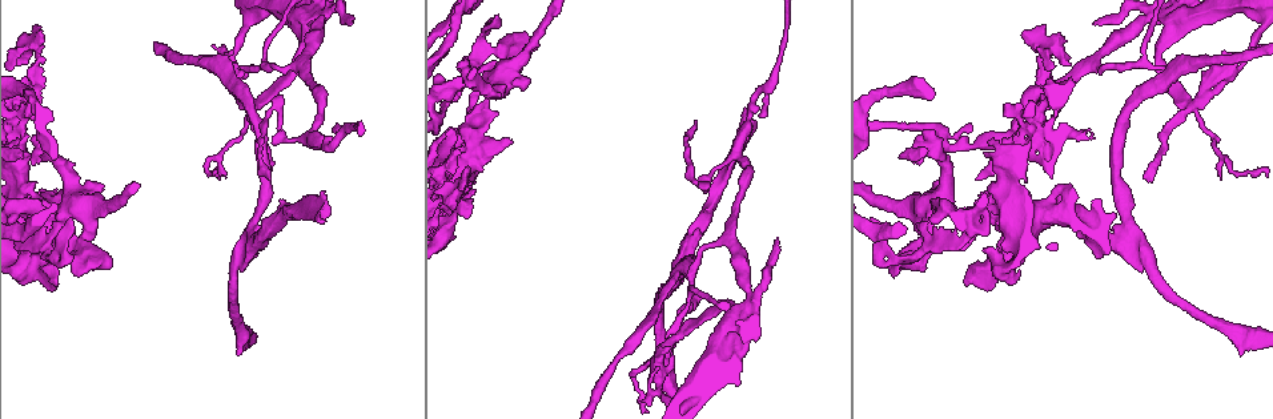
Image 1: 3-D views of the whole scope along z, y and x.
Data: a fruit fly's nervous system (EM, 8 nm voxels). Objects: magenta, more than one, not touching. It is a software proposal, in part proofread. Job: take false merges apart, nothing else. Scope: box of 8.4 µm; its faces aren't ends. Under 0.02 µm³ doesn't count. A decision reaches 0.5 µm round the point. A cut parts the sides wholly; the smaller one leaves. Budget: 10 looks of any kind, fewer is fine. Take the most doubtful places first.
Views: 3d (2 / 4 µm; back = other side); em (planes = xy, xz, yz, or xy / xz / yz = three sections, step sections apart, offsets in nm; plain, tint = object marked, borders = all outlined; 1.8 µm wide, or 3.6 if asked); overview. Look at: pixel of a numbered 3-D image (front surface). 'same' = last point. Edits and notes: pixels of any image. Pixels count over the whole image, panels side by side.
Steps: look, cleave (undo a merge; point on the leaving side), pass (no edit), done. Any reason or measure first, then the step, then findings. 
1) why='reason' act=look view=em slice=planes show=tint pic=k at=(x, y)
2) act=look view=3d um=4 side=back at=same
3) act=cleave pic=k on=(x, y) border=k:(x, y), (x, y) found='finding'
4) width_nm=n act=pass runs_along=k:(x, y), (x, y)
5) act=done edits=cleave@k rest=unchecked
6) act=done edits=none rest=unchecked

why='four-way junction' act=look view=em slice=planes show=borders pic=1 at=(1180, 25)

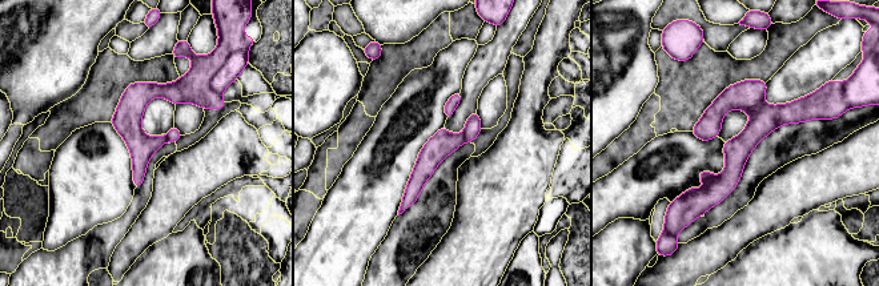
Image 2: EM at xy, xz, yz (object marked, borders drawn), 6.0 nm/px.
width_nm=150 act=pass runs_along=2:(809, 103), (771, 116), (706, 198), (683, 198) found='continuous, no second neuron'

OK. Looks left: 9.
why='sudden change in width' act=look view=em slice=planes show=borders pic=1 at=(56, 230)

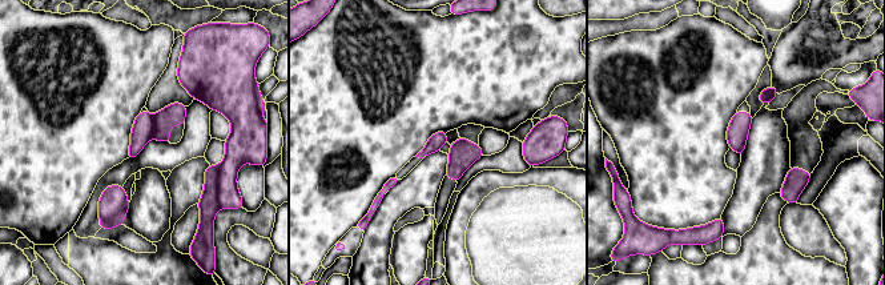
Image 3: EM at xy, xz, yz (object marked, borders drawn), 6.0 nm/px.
act=cleave pic=3 on=(242, 145) border=3:(218, 165), (217, 189) found='a second neuron is stuck on'

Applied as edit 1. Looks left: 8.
act=look view=3d um=2 pic=1 at=(1093, 54)

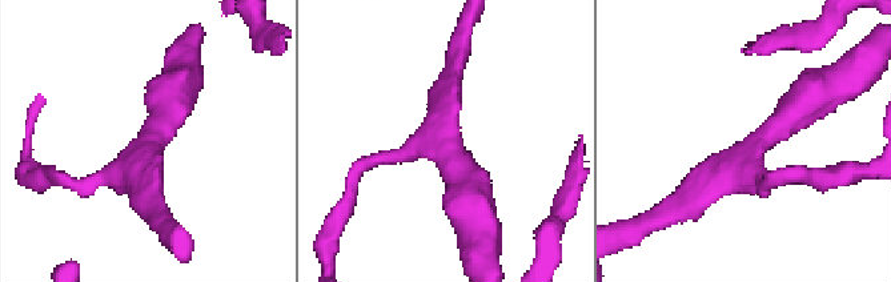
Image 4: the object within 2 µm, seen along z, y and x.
arms=3 why='need the tissue' act=look view=em slice=planes show=plain pic=4 at=(745, 144)

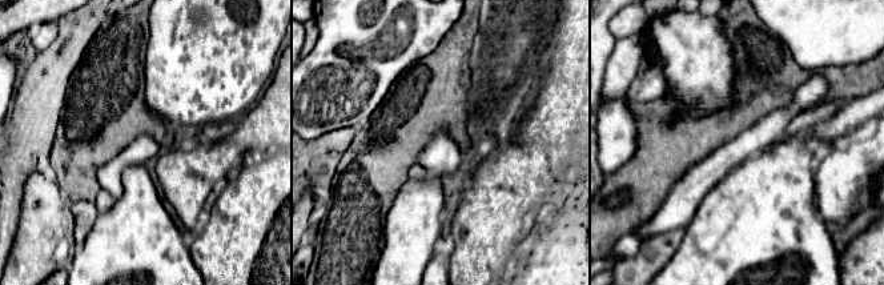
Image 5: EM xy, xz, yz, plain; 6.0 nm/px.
why='see the neighbours' act=look view=em slice=planes show=borders at=same

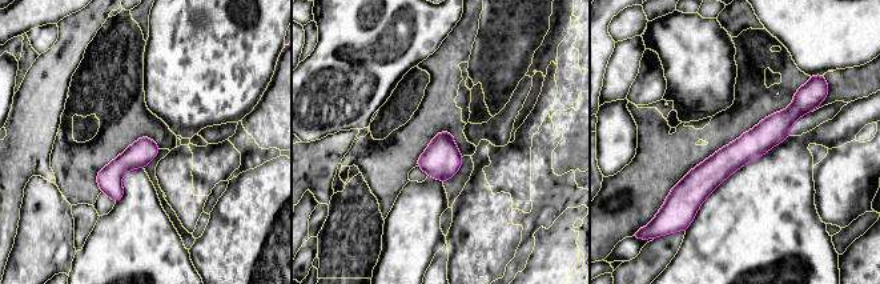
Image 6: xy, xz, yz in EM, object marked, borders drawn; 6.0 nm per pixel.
act=pass found='continuous, no second neuron'

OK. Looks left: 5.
why='narrows sharply' act=look view=em slice=planes show=plain pic=1 at=(35, 54)

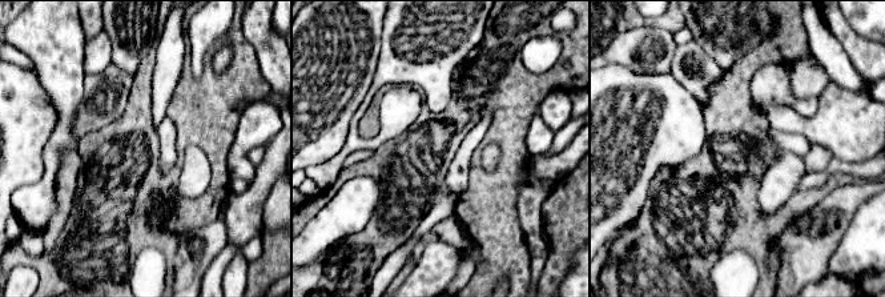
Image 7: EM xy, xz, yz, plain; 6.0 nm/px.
why='with the object marked' act=look view=em slice=planes show=tint at=same

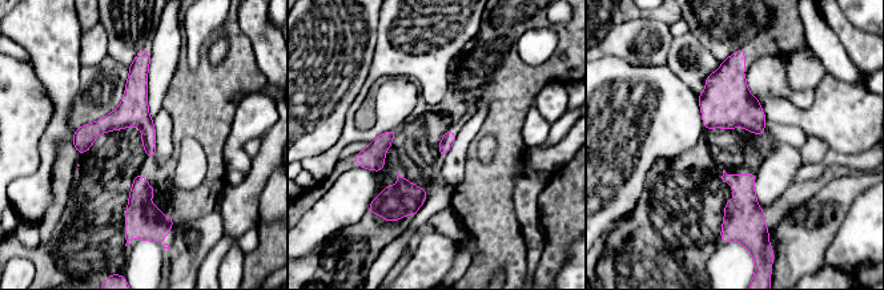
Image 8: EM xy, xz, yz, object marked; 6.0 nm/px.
width_nm=80 act=pass found='continuous, no second neuron'

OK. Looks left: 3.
act=done edits=cleave@3 rest=unchecked

